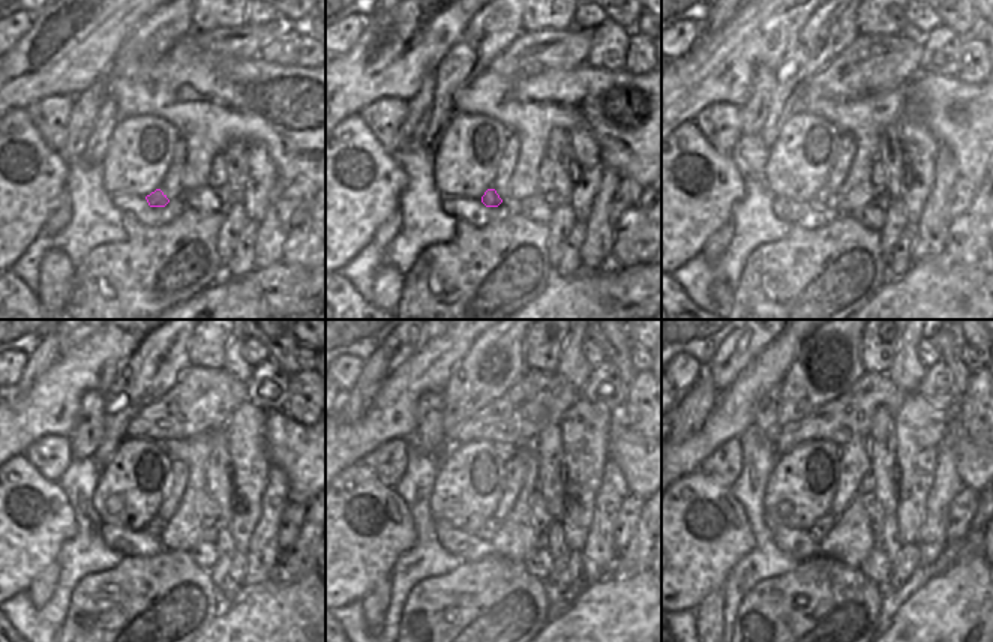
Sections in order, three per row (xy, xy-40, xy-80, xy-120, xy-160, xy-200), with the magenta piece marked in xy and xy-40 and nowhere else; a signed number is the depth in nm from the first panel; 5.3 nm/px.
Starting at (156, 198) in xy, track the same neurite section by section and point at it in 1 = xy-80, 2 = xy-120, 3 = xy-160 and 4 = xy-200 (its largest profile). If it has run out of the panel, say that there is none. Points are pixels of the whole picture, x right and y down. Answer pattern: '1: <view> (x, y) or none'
1: xy-80 (825, 197)
2: xy-120 (156, 525)
3: xy-160 (492, 525)
4: xy-200 (824, 525)

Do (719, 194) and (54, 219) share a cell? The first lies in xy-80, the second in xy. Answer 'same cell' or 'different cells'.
different cells

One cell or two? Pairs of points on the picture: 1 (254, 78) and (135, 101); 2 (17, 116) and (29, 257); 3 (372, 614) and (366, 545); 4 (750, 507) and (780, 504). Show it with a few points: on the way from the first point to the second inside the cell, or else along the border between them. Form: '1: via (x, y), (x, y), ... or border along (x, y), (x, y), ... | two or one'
1: via (224, 92), (165, 95) | one
2: border along (42, 230), (15, 264) | two
3: border along (390, 575), (384, 576), (362, 600) | two
4: border along (771, 471), (764, 491), (764, 510) | two

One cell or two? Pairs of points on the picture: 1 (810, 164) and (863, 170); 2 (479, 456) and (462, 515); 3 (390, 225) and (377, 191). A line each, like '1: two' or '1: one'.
1: two
2: one
3: two

